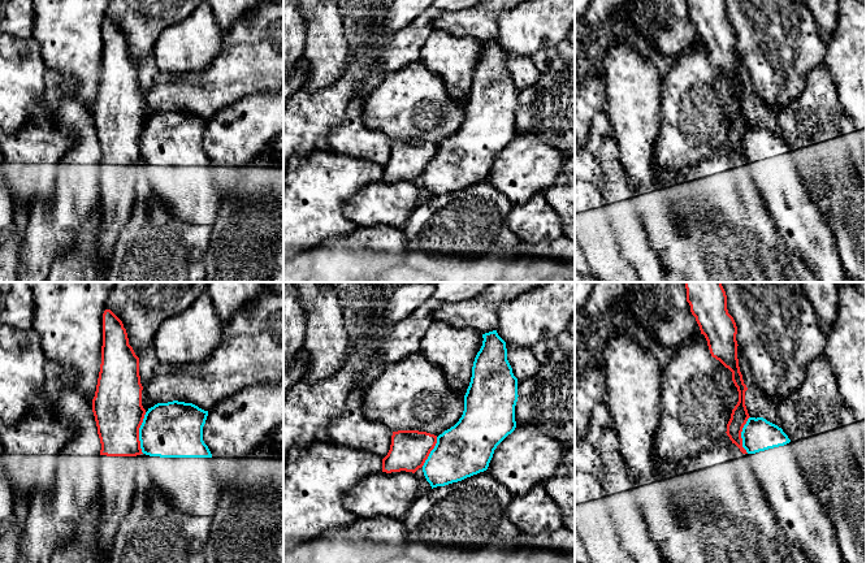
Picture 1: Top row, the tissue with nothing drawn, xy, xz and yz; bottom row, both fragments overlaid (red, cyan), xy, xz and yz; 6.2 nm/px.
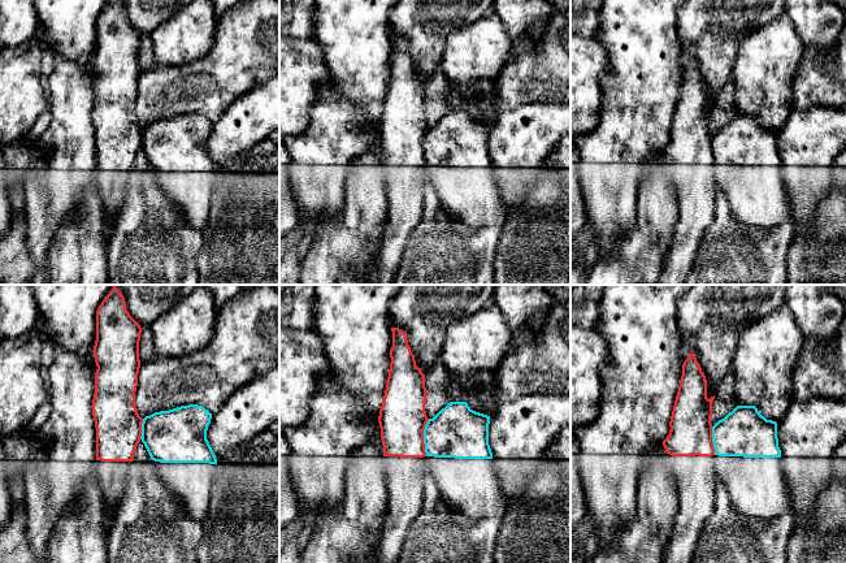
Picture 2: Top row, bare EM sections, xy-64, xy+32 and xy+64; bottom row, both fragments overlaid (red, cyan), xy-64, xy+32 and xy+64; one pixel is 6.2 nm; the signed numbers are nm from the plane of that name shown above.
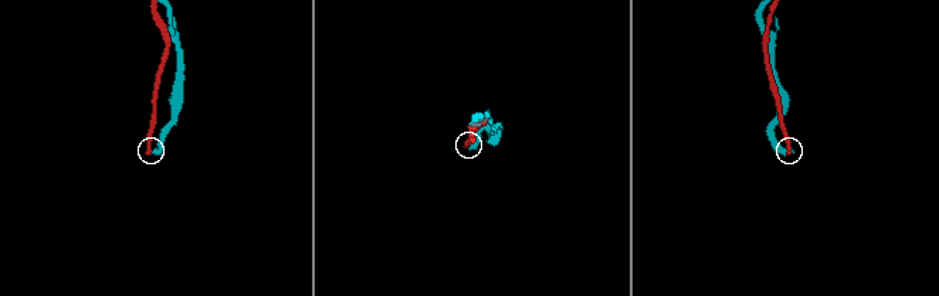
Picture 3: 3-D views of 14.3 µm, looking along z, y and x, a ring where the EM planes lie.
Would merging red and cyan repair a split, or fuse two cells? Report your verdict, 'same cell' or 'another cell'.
another cell

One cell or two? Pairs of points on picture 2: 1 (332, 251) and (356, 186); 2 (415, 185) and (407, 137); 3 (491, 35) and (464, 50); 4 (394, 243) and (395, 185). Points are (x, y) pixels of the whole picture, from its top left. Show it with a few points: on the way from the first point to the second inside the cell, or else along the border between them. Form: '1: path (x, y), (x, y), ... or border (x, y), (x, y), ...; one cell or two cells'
1: path (347, 235), (356, 226), (356, 202); one cell
2: path (407, 173), (407, 148); one cell
3: path (485, 42), (480, 47), (471, 50); one cell
4: path (397, 229), (397, 199); one cell

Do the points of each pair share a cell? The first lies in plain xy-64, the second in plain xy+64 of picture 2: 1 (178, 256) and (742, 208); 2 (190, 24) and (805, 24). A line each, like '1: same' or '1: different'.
1: different
2: different

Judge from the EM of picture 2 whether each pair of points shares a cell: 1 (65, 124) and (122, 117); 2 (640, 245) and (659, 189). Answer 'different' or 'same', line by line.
1: different
2: same

